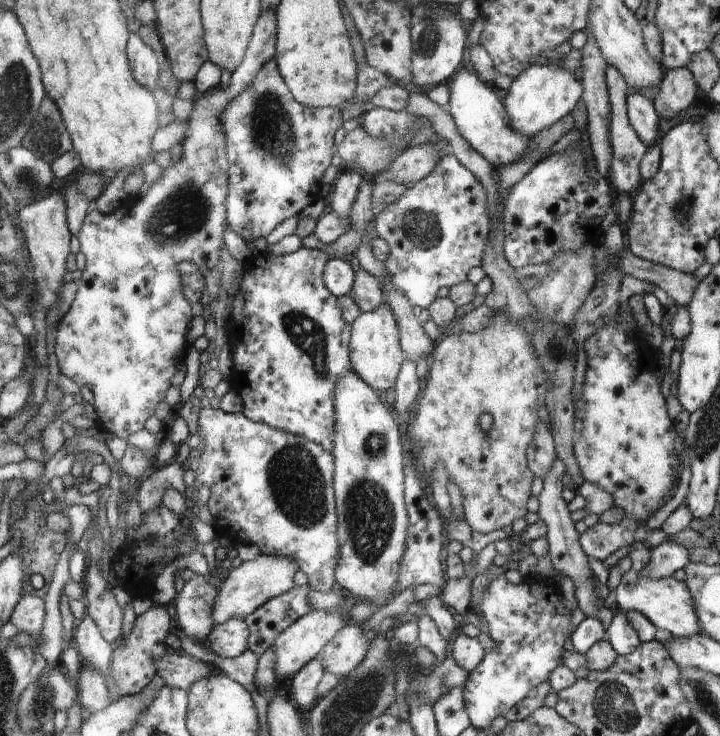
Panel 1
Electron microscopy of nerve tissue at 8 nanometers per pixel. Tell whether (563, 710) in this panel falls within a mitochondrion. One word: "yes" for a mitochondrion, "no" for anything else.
no

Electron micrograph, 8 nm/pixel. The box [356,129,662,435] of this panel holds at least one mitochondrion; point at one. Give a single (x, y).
(419, 227)

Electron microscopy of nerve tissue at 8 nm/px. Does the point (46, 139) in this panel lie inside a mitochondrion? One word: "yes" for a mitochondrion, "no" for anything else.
yes

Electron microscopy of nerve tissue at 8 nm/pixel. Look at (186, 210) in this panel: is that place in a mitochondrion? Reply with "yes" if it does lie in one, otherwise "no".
yes

